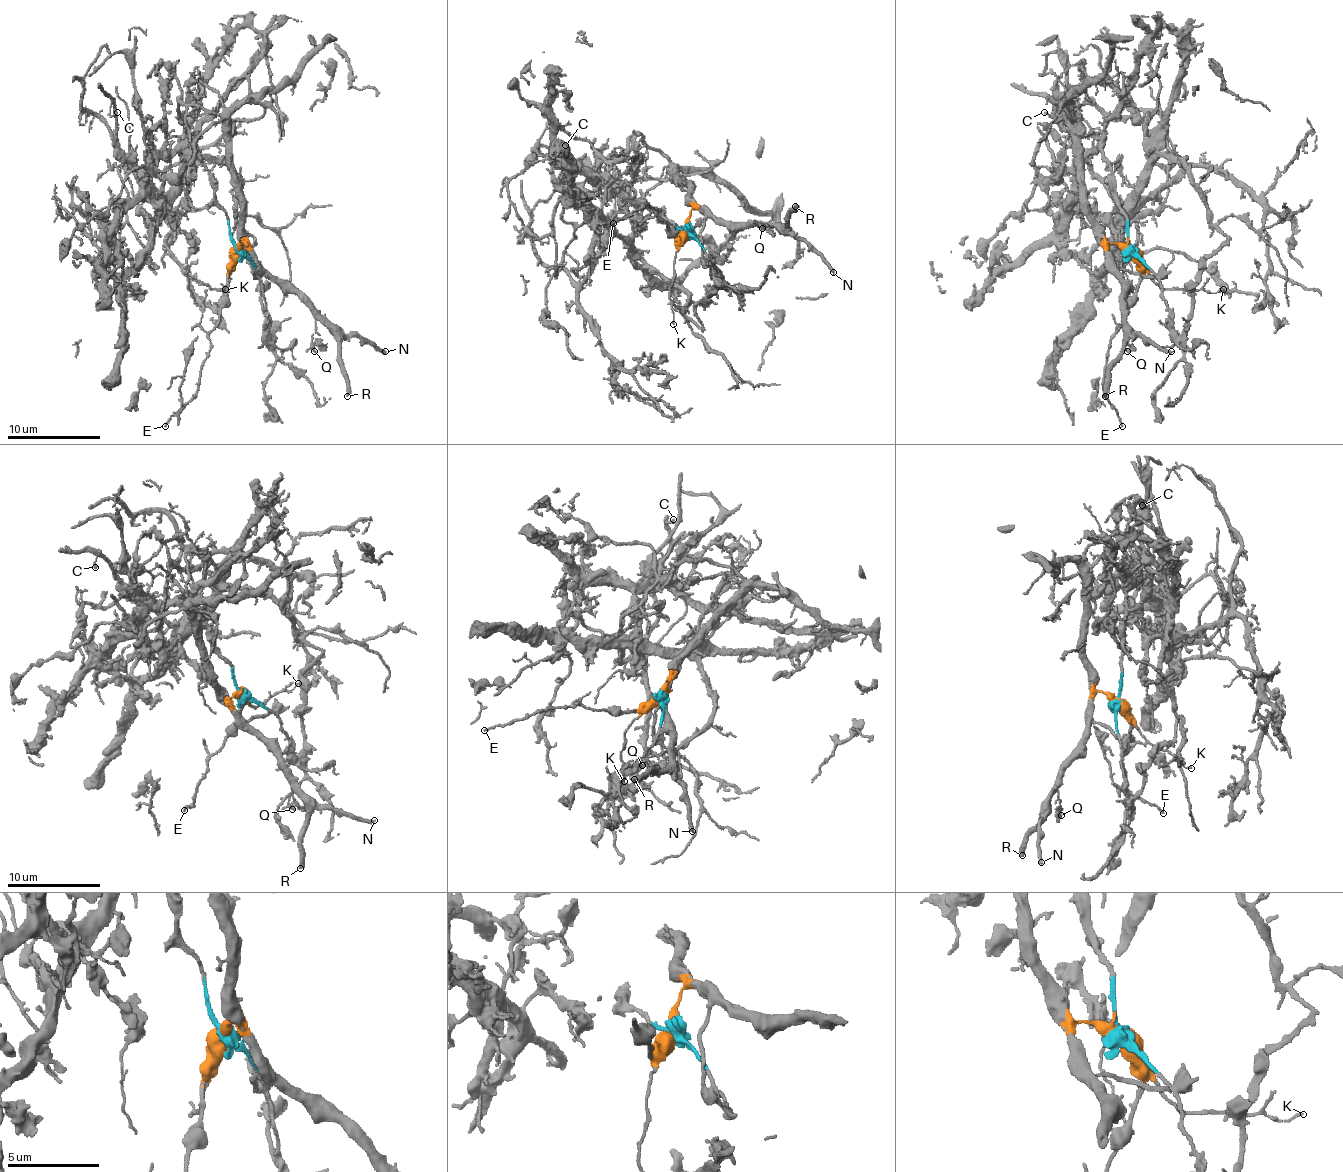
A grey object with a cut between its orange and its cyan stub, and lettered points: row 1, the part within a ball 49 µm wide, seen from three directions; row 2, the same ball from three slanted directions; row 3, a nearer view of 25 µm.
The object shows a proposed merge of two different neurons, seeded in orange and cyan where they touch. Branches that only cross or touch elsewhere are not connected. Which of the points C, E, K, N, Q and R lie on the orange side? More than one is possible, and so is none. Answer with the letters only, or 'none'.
E, K, N, Q, R

